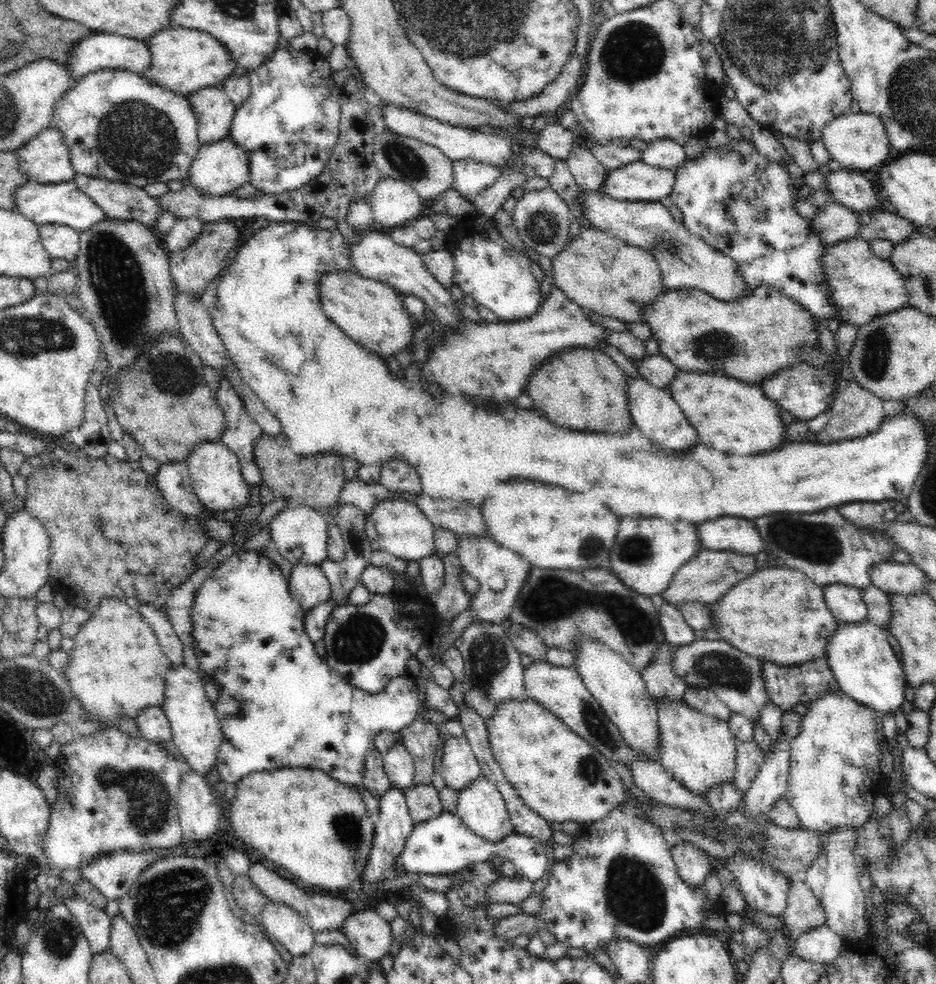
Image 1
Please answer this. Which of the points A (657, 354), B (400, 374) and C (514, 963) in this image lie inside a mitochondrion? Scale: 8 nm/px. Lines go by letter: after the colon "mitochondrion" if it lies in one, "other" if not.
A: other
B: other
C: other

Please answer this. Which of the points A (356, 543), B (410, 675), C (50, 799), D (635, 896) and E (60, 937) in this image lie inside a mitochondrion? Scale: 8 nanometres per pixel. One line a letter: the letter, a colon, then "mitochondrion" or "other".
A: mitochondrion
B: other
C: other
D: mitochondrion
E: mitochondrion

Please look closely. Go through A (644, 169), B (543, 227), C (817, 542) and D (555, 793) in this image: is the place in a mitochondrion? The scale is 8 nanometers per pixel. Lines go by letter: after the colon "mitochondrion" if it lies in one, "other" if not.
A: other
B: mitochondrion
C: mitochondrion
D: other

